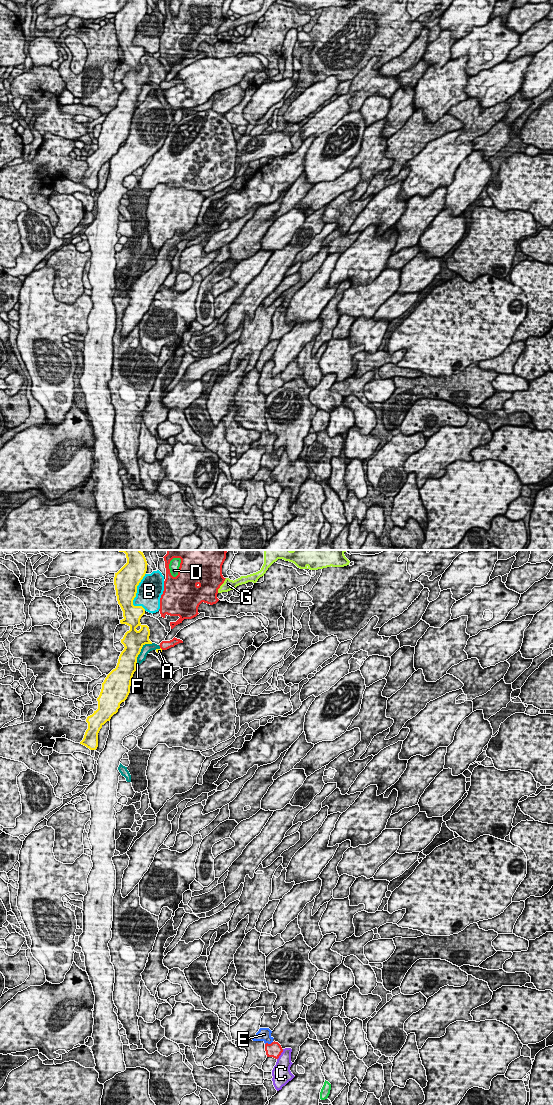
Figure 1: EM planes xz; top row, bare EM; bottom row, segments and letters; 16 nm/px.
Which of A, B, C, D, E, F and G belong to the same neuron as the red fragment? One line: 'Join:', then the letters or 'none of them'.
Join: none of them

